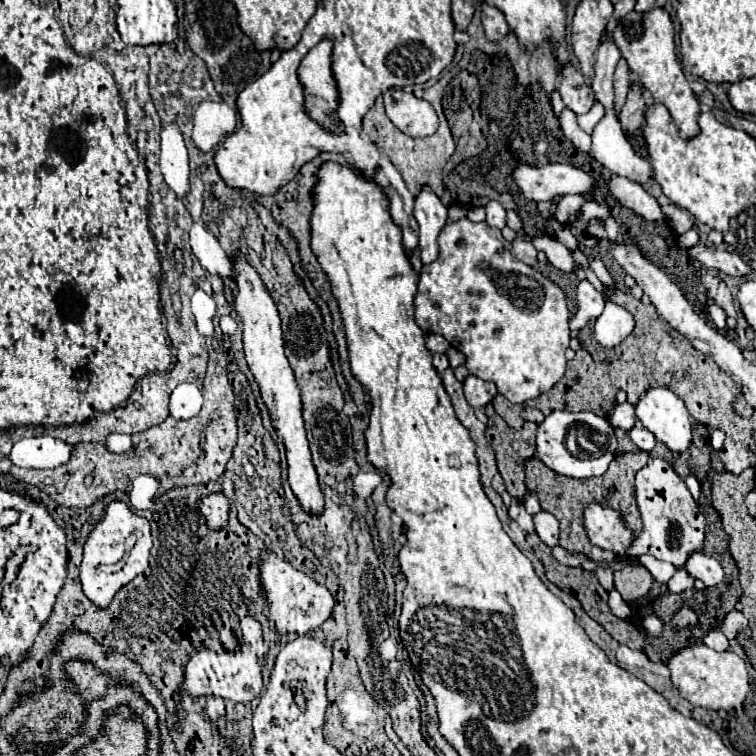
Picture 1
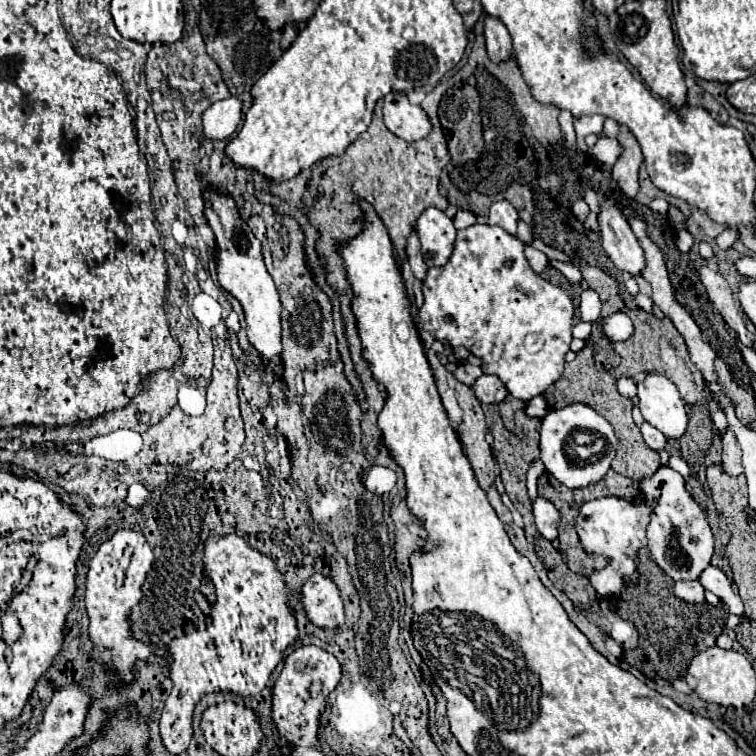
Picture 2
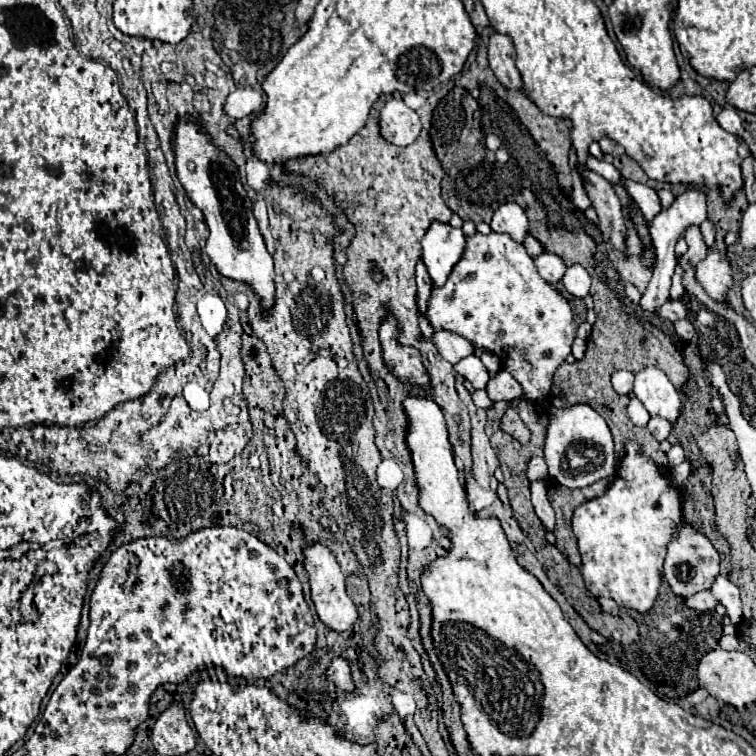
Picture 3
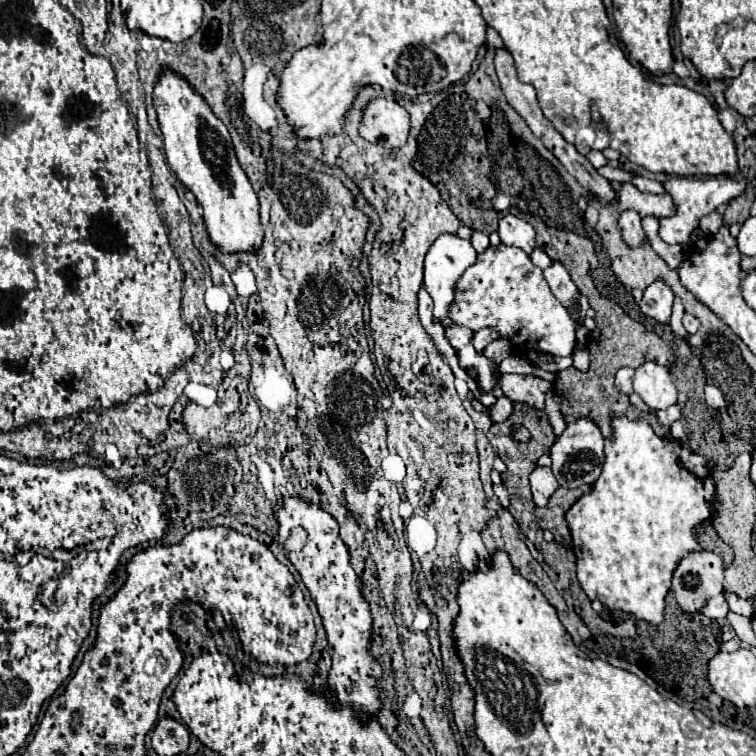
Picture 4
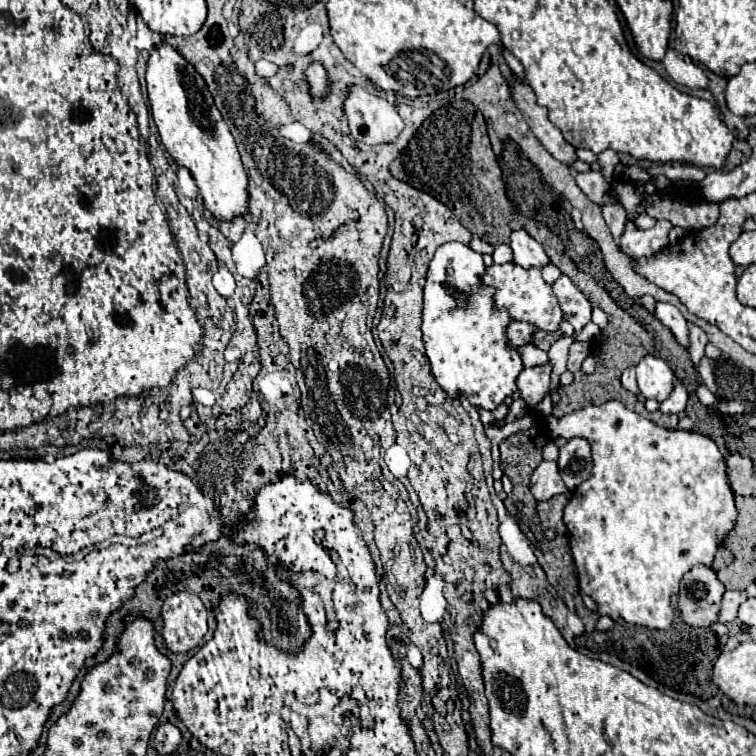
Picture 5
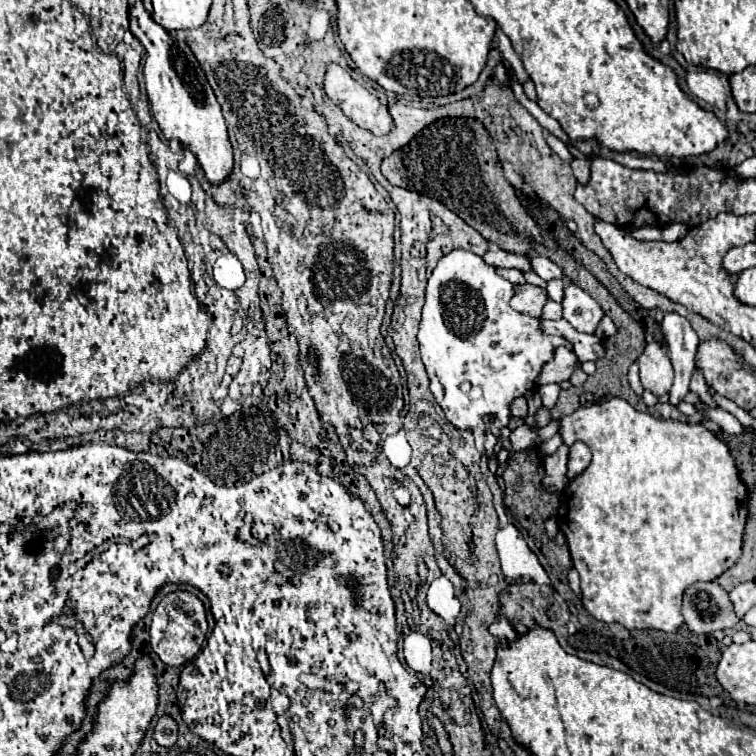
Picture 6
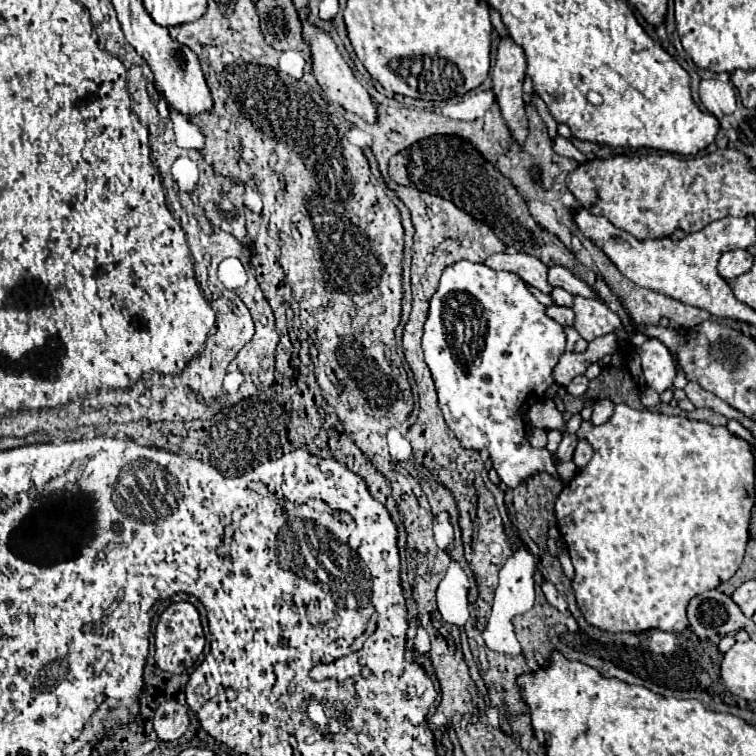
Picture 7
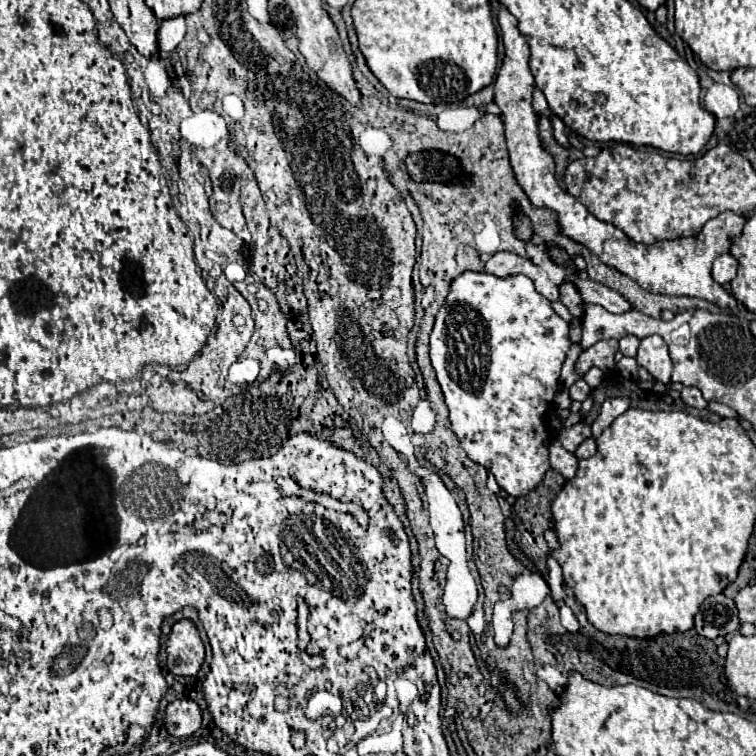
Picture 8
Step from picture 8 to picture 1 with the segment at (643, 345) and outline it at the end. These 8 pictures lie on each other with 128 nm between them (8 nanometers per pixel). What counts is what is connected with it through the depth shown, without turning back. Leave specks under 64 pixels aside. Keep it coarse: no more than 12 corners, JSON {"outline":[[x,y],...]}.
{"outline":[[668,386],[648,388],[636,416],[672,452],[692,442],[690,414]]}

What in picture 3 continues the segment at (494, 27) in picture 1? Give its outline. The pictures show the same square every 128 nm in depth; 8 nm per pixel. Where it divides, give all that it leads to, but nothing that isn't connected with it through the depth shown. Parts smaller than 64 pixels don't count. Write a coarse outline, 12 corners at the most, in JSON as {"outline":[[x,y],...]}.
{"outline":[[492,30],[488,60],[500,84],[524,90],[512,40]]}

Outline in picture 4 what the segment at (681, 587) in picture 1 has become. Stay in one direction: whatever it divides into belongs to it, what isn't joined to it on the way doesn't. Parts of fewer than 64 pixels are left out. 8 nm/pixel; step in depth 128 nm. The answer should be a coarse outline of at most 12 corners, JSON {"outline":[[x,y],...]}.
{"outline":[[724,594],[712,598],[702,614],[718,620],[726,618],[728,600]]}

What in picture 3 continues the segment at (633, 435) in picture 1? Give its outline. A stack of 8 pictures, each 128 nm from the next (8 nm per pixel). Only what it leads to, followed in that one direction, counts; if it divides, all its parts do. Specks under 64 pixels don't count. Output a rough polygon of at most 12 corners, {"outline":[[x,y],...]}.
{"outline":[[652,416],[648,430],[658,442],[668,438],[672,426],[662,416]]}

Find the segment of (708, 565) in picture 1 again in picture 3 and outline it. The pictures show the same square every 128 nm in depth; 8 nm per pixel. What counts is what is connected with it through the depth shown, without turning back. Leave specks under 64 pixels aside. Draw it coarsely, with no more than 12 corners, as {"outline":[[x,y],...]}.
{"outline":[[716,578],[712,594],[726,606],[734,624],[742,620],[742,600],[736,584]]}

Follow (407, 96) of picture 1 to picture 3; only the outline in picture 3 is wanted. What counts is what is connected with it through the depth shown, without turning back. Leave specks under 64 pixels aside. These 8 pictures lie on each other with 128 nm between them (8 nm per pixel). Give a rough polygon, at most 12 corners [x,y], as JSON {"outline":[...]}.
{"outline":[[390,96],[380,110],[380,134],[408,146],[420,134],[420,118]]}

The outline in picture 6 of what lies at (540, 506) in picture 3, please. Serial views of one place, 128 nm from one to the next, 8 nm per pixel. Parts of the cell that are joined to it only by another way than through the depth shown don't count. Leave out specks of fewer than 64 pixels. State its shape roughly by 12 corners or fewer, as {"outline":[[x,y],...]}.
{"outline":[[562,444],[544,458],[544,486],[558,490],[566,486],[568,452]]}

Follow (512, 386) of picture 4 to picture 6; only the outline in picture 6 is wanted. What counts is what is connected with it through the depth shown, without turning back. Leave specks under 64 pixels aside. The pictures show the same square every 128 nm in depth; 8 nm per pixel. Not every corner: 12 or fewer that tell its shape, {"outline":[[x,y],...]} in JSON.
{"outline":[[566,346],[556,350],[554,360],[540,372],[540,384],[570,380],[580,366]]}

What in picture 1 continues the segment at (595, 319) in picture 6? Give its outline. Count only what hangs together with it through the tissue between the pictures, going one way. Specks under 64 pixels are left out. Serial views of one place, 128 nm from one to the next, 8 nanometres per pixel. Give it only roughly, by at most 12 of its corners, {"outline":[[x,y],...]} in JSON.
{"outline":[[512,242],[516,256],[528,264],[536,264],[538,250],[530,242]]}

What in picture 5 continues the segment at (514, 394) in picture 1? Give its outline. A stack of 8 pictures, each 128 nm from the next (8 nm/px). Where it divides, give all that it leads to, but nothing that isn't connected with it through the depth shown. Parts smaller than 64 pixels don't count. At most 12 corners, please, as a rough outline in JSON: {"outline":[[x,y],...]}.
{"outline":[[492,264],[496,306],[536,330],[558,330],[562,310],[540,270]]}

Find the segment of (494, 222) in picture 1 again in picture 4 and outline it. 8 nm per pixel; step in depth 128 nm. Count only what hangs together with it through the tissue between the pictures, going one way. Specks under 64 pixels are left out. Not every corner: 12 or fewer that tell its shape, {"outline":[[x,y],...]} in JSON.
{"outline":[[516,216],[498,222],[498,234],[506,246],[532,254],[534,228]]}

